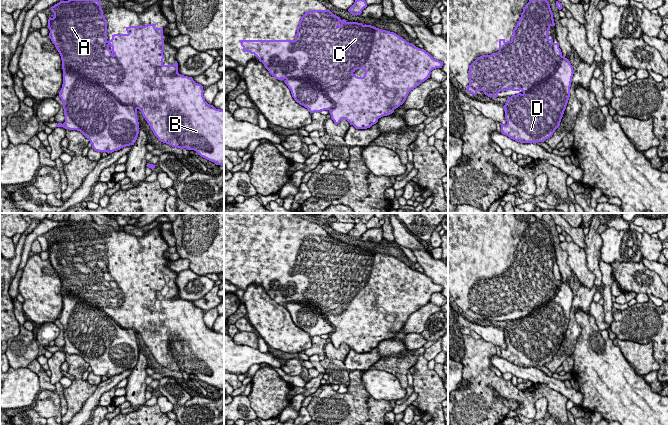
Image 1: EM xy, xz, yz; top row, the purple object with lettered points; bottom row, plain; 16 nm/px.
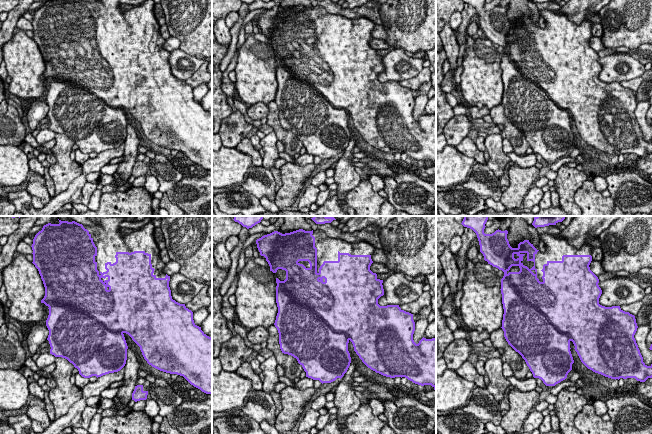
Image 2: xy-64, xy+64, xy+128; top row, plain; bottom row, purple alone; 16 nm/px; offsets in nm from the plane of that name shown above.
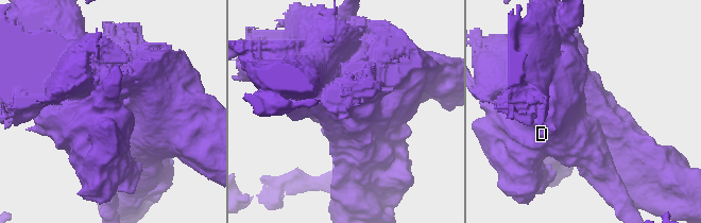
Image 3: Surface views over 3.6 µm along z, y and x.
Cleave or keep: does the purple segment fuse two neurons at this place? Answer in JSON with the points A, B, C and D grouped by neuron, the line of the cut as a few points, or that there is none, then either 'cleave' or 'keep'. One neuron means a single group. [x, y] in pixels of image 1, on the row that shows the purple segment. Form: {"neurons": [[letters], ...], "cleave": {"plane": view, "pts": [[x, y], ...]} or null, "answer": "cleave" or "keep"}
{"neurons": [["A", "B", "C"], ["D"]], "cleave": {"plane": "xy", "pts": [[63, 69], [97, 82], [120, 102], [136, 109]]}, "answer": "cleave"}

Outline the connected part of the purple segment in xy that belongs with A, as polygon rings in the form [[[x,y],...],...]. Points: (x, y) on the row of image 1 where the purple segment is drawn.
[[[60,1],[51,10],[54,17],[48,19],[48,37],[61,56],[63,70],[87,77],[90,83],[98,83],[120,103],[139,109],[159,141],[181,150],[194,150],[201,157],[224,166],[224,110],[216,109],[205,101],[201,84],[196,83],[192,77],[178,73],[177,61],[174,65],[163,64],[163,28],[156,28],[156,24],[129,26],[126,27],[126,34],[114,34],[108,41],[107,20],[101,9],[101,1]]]

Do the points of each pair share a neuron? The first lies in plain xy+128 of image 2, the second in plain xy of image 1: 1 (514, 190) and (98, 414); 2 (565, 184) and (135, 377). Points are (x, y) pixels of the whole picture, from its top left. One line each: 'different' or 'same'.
1: different
2: same

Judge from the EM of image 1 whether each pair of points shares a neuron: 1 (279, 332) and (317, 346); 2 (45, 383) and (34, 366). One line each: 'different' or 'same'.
1: different
2: same

